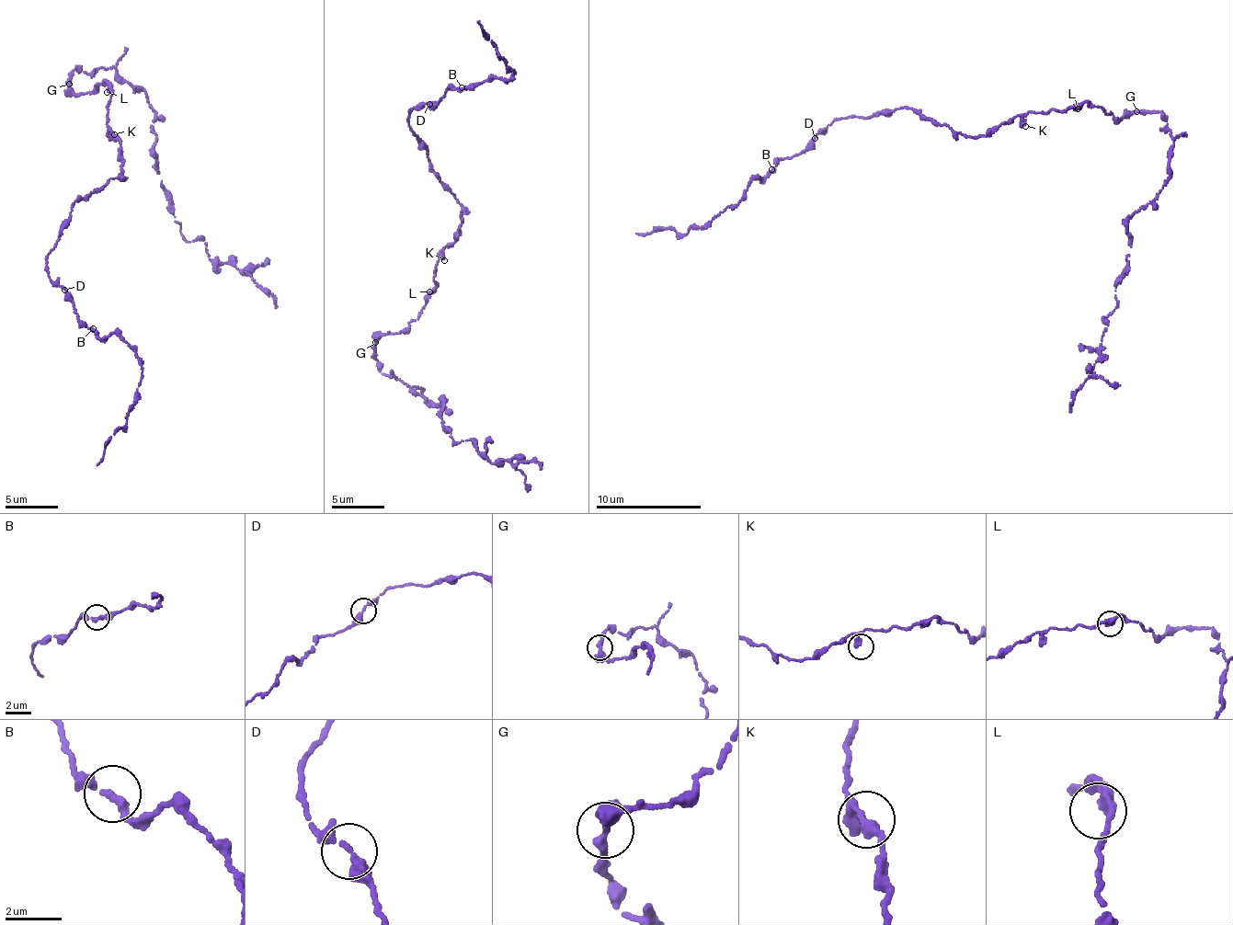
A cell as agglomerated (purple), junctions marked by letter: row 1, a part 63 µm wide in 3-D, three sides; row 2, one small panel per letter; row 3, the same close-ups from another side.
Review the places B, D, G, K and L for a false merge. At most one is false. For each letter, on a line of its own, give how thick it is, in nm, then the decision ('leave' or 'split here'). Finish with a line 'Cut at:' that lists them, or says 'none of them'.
B: 280 nm | leave
D: 320 nm | leave
G: 340 nm | split here
K: 320 nm | leave
L: 340 nm | leave
Cut at: G

